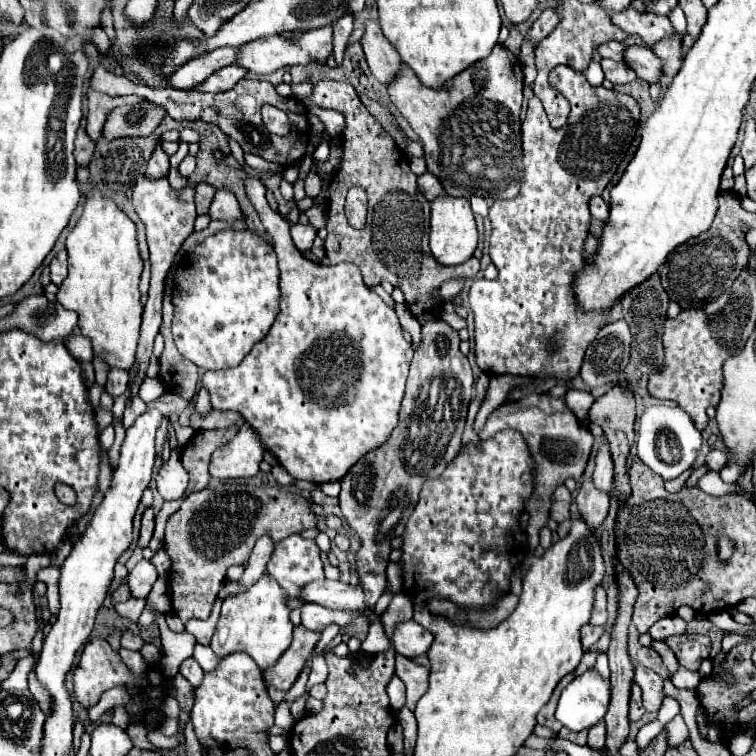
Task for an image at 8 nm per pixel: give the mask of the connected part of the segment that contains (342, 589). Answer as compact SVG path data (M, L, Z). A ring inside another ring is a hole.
M328 579L312 581L310 585L306 585L300 599L306 603L326 605L330 609L342 607L342 609L364 610L367 607L362 585L354 587L342 581L328 581Z

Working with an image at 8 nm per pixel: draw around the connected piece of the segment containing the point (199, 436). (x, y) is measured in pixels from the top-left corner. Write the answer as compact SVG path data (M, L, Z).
M228 427L228 429L212 429L212 431L198 431L182 449L182 465L190 475L190 487L186 493L194 493L204 489L210 483L210 455L230 441L238 433L238 427Z

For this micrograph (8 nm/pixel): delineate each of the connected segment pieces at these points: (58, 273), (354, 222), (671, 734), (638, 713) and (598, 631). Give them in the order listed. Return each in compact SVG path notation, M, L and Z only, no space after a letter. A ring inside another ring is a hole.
M58 251L50 263L50 277L54 285L60 285L66 277L66 251Z
M352 187L347 197L349 223L355 229L362 229L366 224L367 216L367 194L361 187Z
M681 714L668 722L664 729L668 733L668 746L679 745L689 738L689 731Z
M632 683L632 689L630 689L630 721L638 721L642 715L644 715L644 705L642 705L642 699L640 699L640 687Z
M584 625L582 627L582 647L584 651L588 651L592 645L598 643L598 639L602 637L604 627L594 627L594 625Z

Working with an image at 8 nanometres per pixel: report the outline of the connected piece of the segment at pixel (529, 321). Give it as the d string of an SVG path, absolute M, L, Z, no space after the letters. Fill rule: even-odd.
M554 67L550 71L550 85L554 89L558 89L570 103L570 115L568 115L568 123L560 129L554 129L550 123L548 123L548 117L546 117L546 111L542 107L542 101L538 97L532 97L528 101L528 111L526 111L526 119L522 123L522 163L524 163L524 181L522 181L522 189L518 193L518 197L514 199L496 199L494 205L490 207L490 221L492 221L492 235L490 235L490 259L492 263L496 265L498 269L498 279L494 281L486 281L486 279L476 279L472 281L472 287L468 291L468 301L470 301L470 309L476 317L476 331L474 331L474 339L476 339L476 363L478 367L488 373L488 375L532 375L532 377L554 377L554 379L574 379L578 375L578 369L580 369L580 363L582 363L582 357L584 357L584 351L586 347L594 341L594 337L598 335L598 331L610 321L610 311L590 311L586 313L584 307L578 303L578 299L574 297L574 277L584 271L586 267L586 259L584 259L584 241L590 233L590 221L592 221L592 215L590 215L590 207L588 207L588 201L594 197L594 195L602 195L604 187L612 181L620 161L626 157L626 151L630 149L632 145L632 139L636 137L636 131L638 131L638 121L640 121L640 105L634 97L630 95L624 95L624 93L616 93L614 89L606 89L606 87L592 87L586 77L570 67Z

